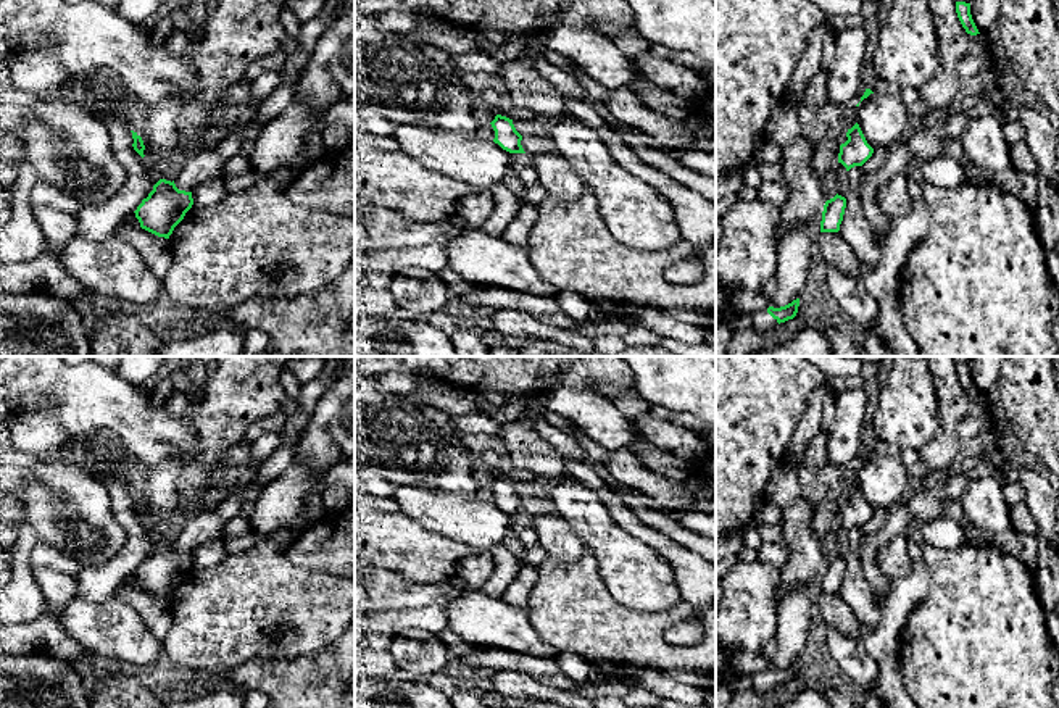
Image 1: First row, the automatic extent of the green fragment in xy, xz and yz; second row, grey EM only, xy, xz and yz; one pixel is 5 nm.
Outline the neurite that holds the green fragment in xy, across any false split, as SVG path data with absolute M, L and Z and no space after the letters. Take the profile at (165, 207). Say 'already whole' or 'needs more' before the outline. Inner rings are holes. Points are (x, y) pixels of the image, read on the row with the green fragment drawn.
already whole; M160 179L134 213L142 229L169 239L192 205L192 192L179 190L174 181Z

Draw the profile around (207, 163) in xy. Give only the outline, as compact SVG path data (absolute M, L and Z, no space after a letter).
M210 142L187 158L174 184L179 190L193 192L205 181L221 177L224 161Z

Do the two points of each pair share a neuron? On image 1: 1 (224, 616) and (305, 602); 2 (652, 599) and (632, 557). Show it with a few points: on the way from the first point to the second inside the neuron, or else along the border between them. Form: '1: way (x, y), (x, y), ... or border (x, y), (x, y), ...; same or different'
1: way (244, 608), (250, 605), (286, 605); same
2: way (652, 589), (632, 566); same

